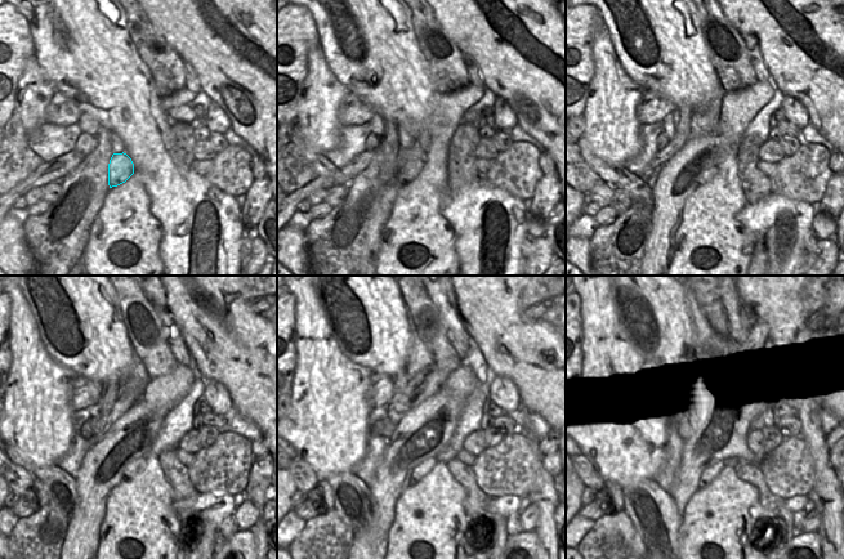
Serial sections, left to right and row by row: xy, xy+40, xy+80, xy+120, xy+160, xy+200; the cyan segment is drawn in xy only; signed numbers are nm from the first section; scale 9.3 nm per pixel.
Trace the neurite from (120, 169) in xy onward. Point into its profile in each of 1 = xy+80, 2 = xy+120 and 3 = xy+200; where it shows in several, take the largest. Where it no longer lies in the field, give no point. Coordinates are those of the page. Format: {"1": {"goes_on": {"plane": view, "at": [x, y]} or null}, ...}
{"1": {"goes_on": {"plane": "xy+80", "at": [709, 174]}}, "2": {"goes_on": {"plane": "xy+120", "at": [135, 466]}}, "3": {"goes_on": {"plane": "xy+200", "at": [710, 473]}}}

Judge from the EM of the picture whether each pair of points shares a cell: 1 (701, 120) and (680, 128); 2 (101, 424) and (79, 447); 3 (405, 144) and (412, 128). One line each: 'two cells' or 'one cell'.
1: two cells
2: two cells
3: one cell

